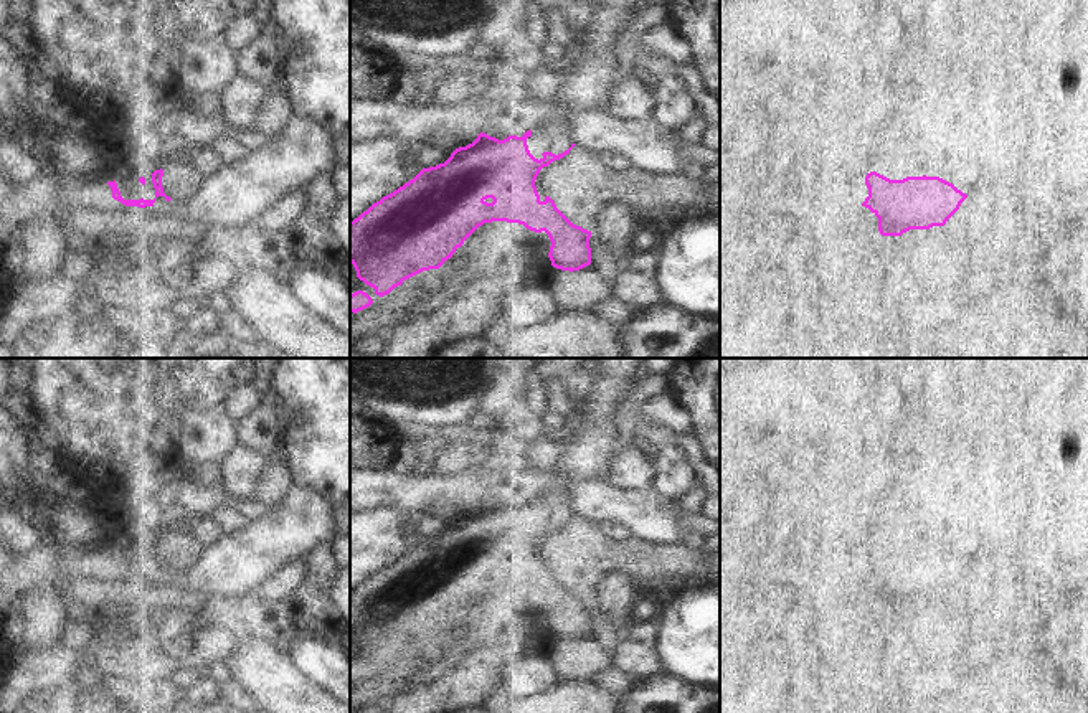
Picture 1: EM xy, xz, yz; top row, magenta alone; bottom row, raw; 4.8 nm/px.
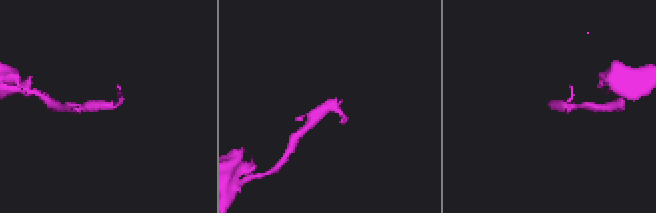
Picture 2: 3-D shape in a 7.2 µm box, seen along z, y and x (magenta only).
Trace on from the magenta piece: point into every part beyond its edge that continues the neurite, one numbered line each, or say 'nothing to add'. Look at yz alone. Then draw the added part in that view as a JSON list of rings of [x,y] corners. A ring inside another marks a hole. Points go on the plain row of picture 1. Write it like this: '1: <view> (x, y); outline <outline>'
nothing to add

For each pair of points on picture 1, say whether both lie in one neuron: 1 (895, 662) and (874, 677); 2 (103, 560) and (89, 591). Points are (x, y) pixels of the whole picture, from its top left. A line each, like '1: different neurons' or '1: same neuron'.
1: same neuron
2: different neurons

